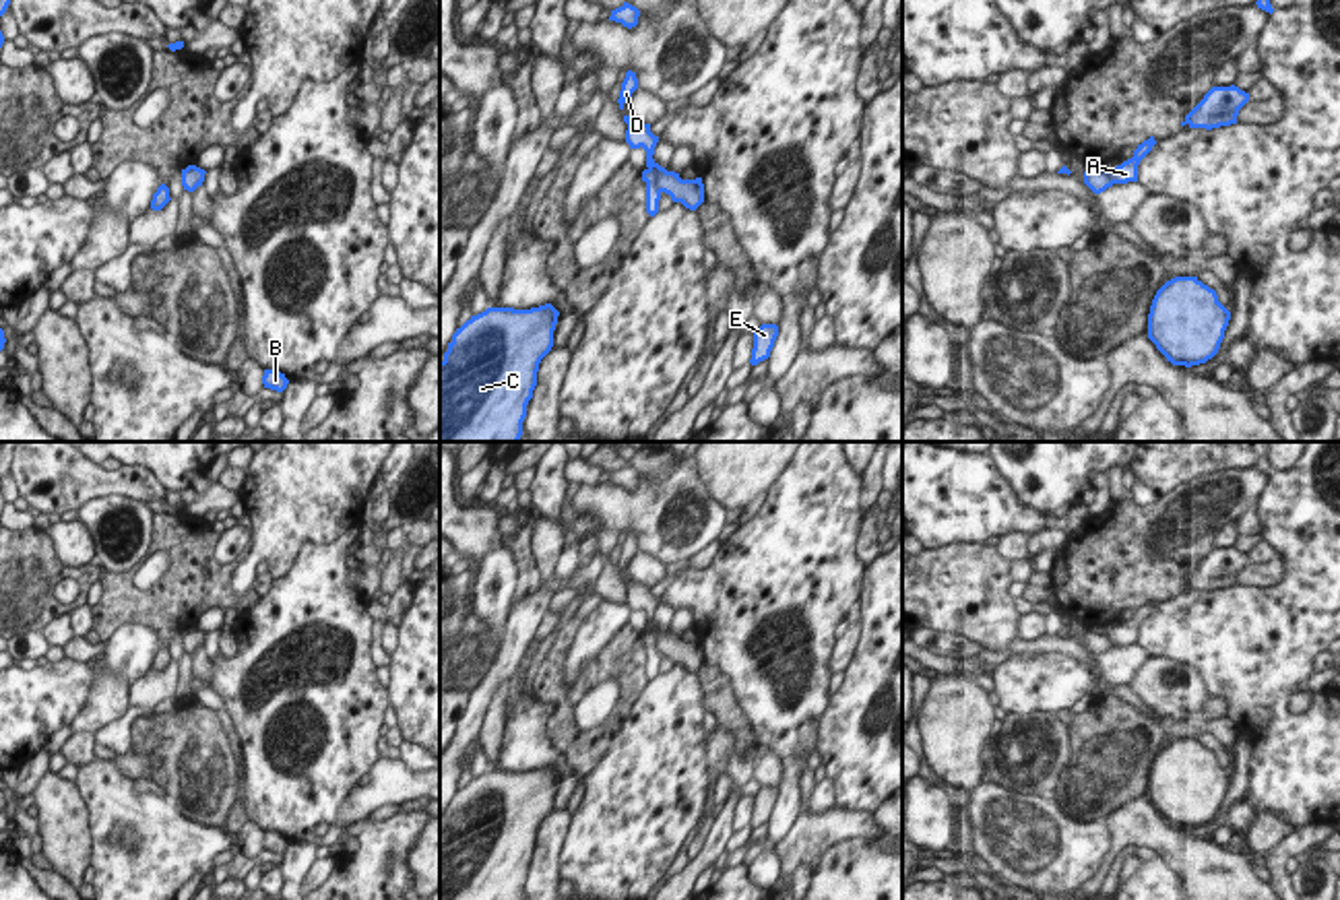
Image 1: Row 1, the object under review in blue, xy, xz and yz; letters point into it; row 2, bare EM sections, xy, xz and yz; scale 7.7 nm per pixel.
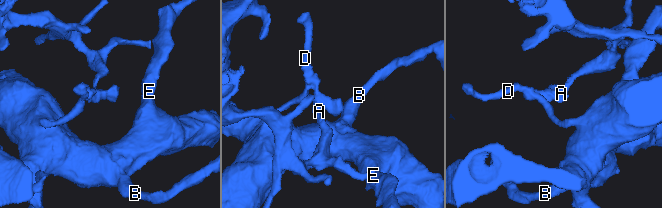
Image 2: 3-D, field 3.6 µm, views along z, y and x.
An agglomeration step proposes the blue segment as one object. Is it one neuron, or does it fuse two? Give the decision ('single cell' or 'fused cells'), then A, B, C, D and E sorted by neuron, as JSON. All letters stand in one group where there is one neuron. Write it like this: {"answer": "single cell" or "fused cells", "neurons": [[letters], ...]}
{"answer": "fused cells", "neurons": [["A"], ["B", "C", "D", "E"]]}

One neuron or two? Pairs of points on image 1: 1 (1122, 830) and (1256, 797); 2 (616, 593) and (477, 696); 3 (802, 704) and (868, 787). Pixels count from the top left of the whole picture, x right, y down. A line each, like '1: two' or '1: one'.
1: two
2: two
3: two

